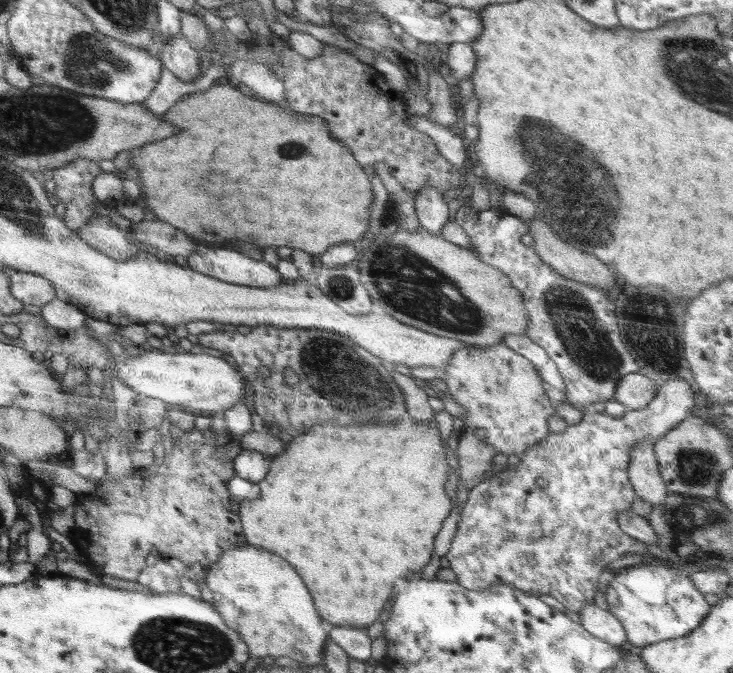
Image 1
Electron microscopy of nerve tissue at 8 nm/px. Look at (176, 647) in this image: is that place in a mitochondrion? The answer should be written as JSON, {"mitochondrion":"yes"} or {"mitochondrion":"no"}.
{"mitochondrion":"yes"}

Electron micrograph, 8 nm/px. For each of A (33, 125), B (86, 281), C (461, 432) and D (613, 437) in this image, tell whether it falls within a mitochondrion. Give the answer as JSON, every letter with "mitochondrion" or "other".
{"A":"mitochondrion","B":"mitochondrion","C":"other","D":"other"}

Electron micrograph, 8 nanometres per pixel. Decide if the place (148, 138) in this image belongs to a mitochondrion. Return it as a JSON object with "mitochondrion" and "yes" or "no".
{"mitochondrion":"no"}

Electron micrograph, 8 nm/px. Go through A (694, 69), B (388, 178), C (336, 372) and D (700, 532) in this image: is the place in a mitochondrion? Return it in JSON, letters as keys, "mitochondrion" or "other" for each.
{"A":"mitochondrion","B":"other","C":"mitochondrion","D":"mitochondrion"}

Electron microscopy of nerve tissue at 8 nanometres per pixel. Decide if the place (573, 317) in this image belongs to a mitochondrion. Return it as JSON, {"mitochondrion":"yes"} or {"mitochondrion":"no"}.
{"mitochondrion":"yes"}

